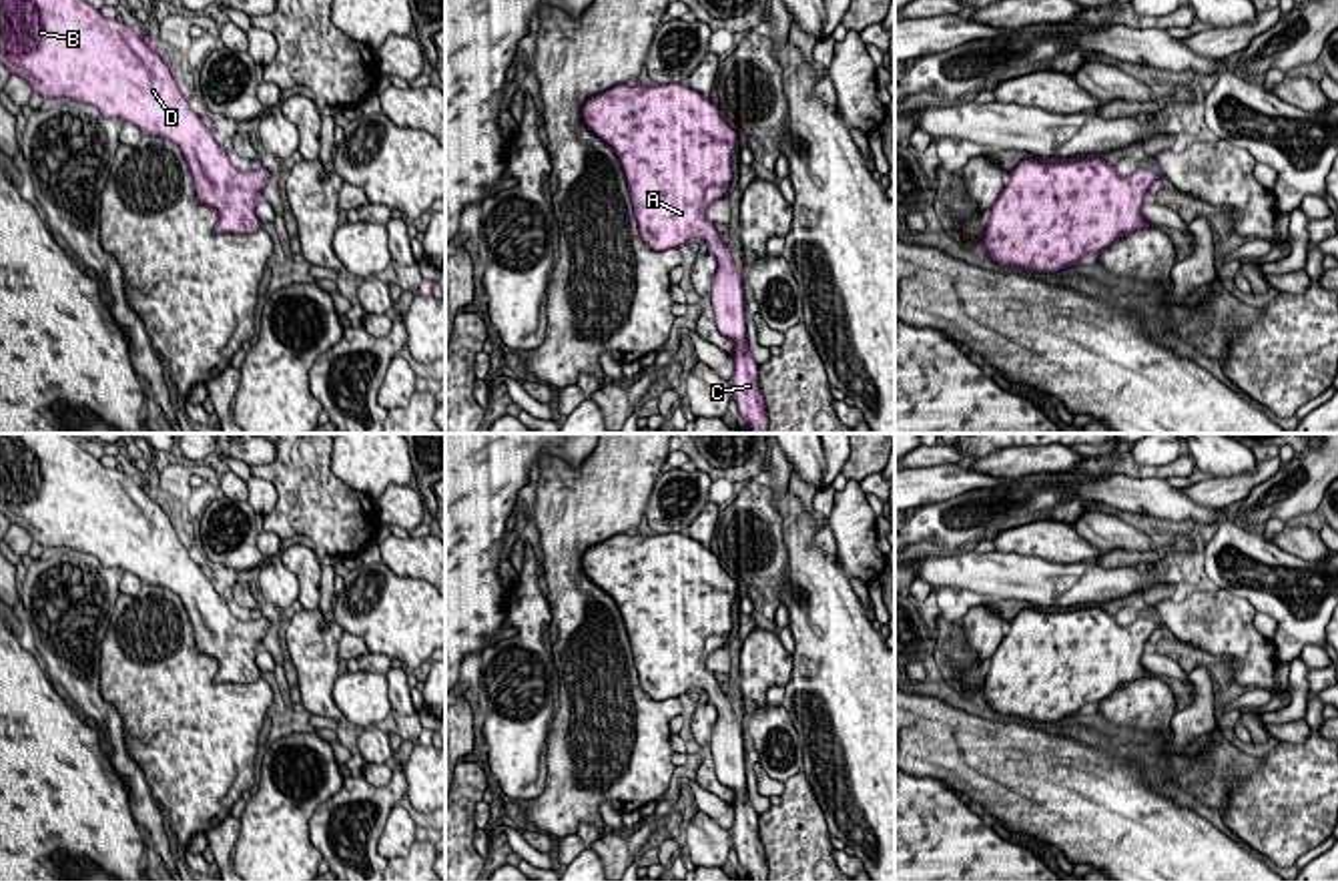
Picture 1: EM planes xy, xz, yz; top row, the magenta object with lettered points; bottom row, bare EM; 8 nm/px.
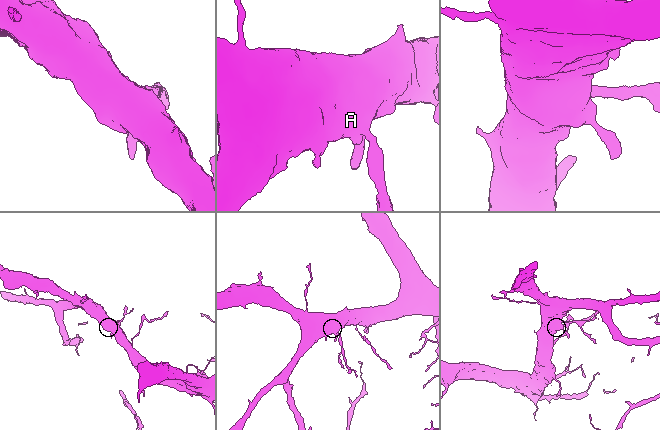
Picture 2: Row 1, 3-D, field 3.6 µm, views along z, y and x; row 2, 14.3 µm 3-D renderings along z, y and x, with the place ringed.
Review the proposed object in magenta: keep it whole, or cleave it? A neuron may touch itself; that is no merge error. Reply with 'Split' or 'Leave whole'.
Leave whole

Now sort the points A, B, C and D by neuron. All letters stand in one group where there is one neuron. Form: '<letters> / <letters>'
A B C D

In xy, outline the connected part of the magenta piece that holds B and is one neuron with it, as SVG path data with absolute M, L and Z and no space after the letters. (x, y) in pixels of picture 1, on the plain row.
M0 433L0 512L12 524L22 526L42 548L66 546L80 554L96 556L104 568L120 568L138 576L144 584L175 592L187 608L199 652L219 660L215 682L255 682L261 678L257 652L269 632L269 620L265 616L259 620L233 616L213 580L193 562L183 544L179 524L164 514L164 502L152 488L116 468L104 468L100 460L80 446L80 439L64 433Z

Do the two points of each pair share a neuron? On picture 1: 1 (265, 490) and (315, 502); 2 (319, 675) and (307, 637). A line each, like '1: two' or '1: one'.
1: two
2: one

